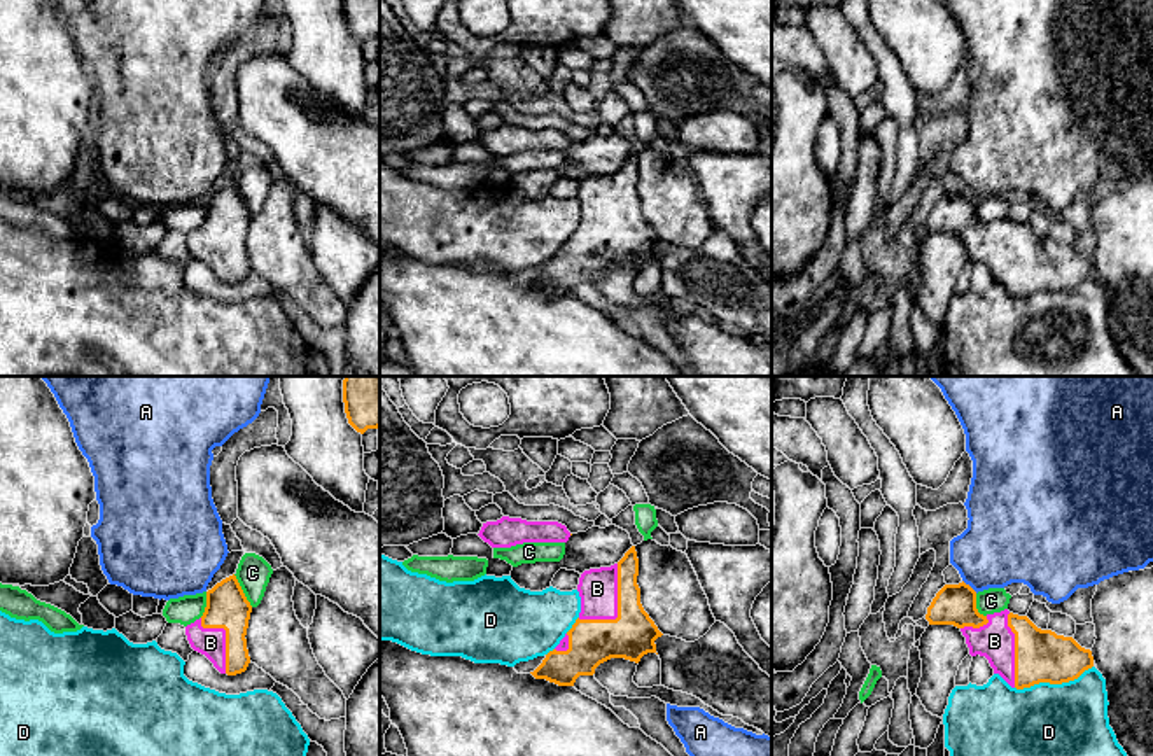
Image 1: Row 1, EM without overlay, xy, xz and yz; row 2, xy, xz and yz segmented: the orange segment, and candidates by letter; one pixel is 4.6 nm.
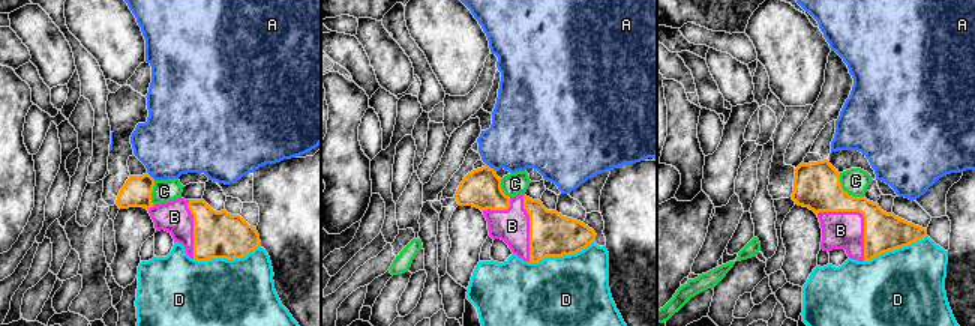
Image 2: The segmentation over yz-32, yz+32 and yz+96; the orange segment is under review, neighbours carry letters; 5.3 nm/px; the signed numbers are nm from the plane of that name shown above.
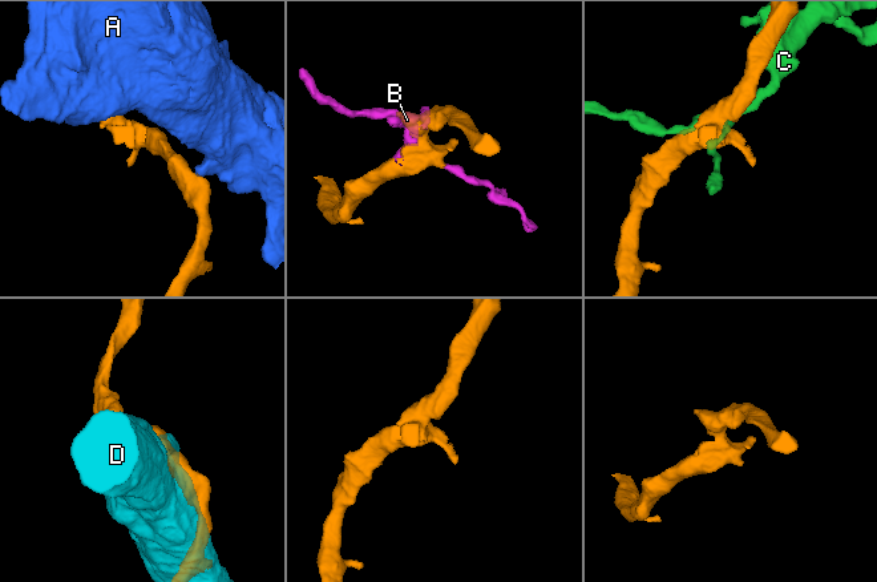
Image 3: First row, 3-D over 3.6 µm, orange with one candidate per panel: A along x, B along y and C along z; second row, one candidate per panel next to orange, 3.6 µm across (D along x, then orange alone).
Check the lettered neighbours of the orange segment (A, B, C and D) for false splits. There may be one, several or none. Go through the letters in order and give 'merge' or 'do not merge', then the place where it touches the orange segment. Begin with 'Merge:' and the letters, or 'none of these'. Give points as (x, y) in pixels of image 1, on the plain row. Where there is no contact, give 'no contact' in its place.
Merge: B
A: do not merge | yz (968, 193)
B: merge | xz (618, 217)
C: do not merge | xy (242, 198)
D: do not merge | yz (1054, 291)

